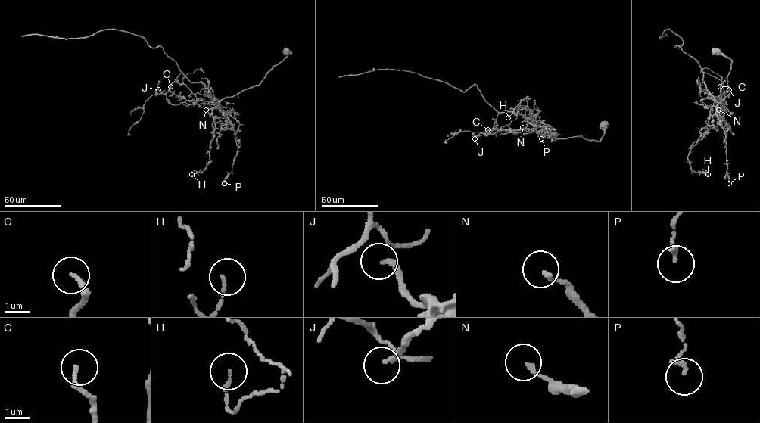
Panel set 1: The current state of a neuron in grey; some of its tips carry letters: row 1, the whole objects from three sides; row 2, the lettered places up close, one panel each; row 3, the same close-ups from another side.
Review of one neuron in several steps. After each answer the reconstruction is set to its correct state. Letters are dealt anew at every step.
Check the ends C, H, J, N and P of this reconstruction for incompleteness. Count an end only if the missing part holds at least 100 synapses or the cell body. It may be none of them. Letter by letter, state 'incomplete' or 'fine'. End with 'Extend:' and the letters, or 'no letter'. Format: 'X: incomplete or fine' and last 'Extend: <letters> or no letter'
C: fine
H: fine
J: fine
N: fine
P: fine
Extend: no letter

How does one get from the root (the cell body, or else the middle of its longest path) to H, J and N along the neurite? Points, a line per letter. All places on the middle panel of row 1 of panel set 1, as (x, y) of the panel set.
H: (602, 125), (604, 134), (599, 141), (540, 134), (528, 119), (532, 116), (526, 97), (508, 117)
J: (602, 125), (604, 134), (599, 141), (582, 136), (554, 138), (534, 128), (481, 132), (474, 138)
N: (602, 125), (604, 134), (599, 141), (582, 136), (554, 138), (538, 132), (532, 119), (522, 127)

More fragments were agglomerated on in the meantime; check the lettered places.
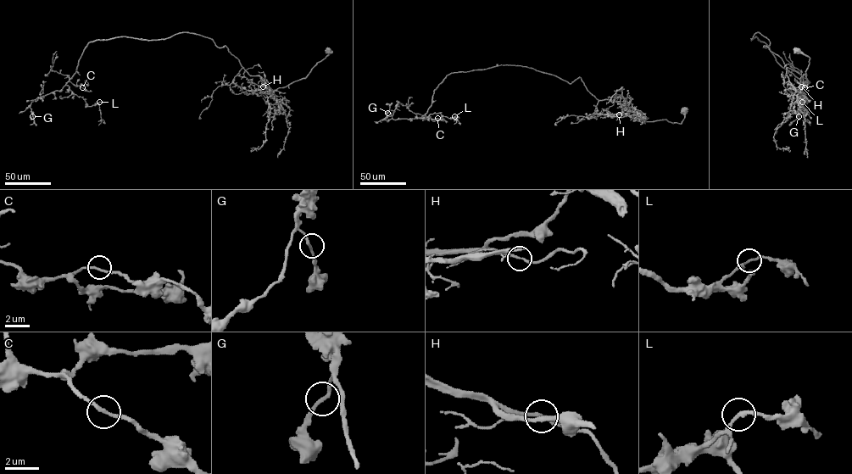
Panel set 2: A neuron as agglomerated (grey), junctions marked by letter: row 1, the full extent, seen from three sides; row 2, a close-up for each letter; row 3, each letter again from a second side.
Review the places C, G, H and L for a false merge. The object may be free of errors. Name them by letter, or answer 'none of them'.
none of them

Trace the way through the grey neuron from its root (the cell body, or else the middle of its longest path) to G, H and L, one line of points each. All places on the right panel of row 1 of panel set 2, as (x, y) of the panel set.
G: (797, 50), (810, 58), (799, 92), (770, 41), (759, 32), (751, 40), (802, 82), (799, 116)
H: (797, 50), (810, 58), (805, 71), (808, 85), (799, 92), (801, 86)
L: (797, 50), (810, 58), (799, 92), (770, 41), (759, 32), (751, 40), (800, 80), (802, 102)

